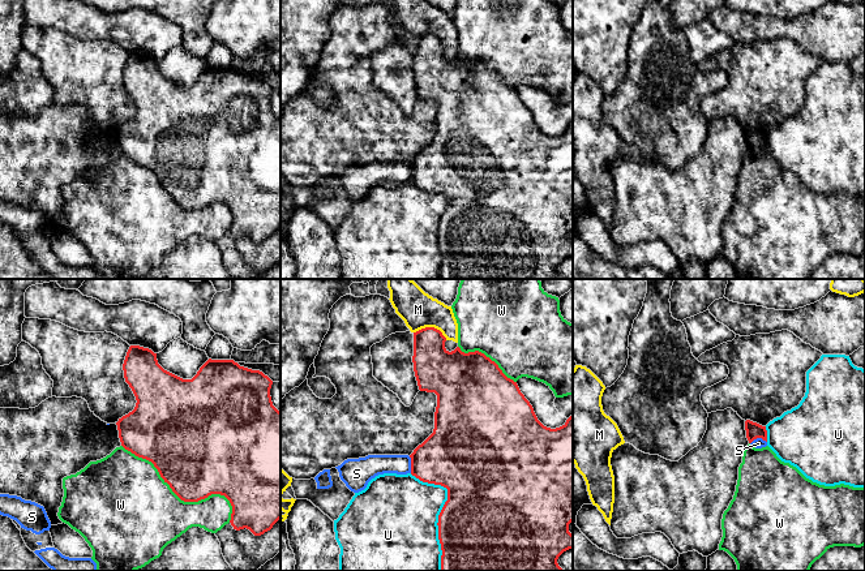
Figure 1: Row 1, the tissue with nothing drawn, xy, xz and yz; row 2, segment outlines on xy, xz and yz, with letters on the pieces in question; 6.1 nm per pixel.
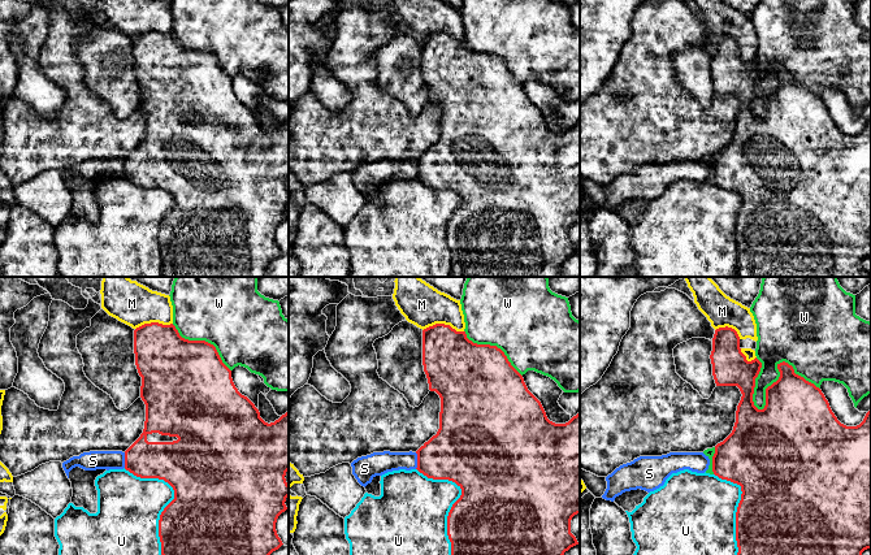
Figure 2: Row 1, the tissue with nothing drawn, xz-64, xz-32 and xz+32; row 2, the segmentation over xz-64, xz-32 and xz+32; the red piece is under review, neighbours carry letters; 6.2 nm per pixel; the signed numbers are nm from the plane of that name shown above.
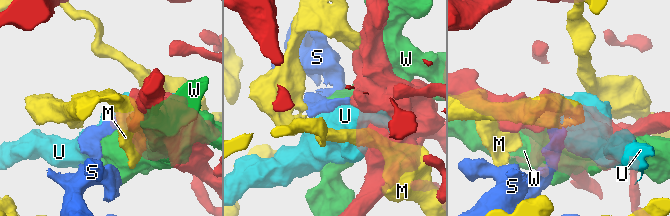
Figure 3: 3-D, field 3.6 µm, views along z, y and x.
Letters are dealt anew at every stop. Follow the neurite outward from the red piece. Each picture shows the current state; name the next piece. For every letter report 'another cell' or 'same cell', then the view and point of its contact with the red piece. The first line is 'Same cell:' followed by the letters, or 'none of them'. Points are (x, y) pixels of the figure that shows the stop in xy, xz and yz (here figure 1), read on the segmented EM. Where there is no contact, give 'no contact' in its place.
Same cell: none of them
M: another cell; contact xz (431, 327)
S: another cell; contact xz (411, 464)
U: another cell; contact xz (441, 511)
W: another cell; contact xy (183, 499)

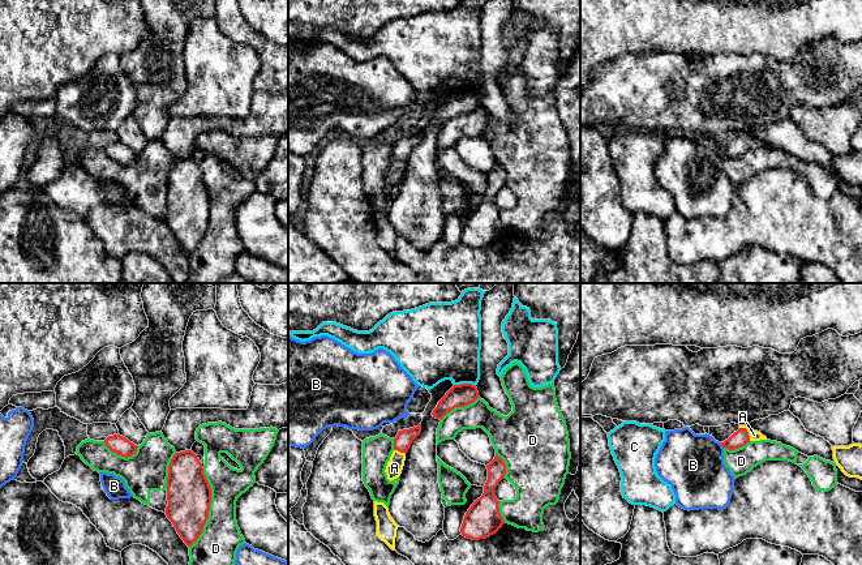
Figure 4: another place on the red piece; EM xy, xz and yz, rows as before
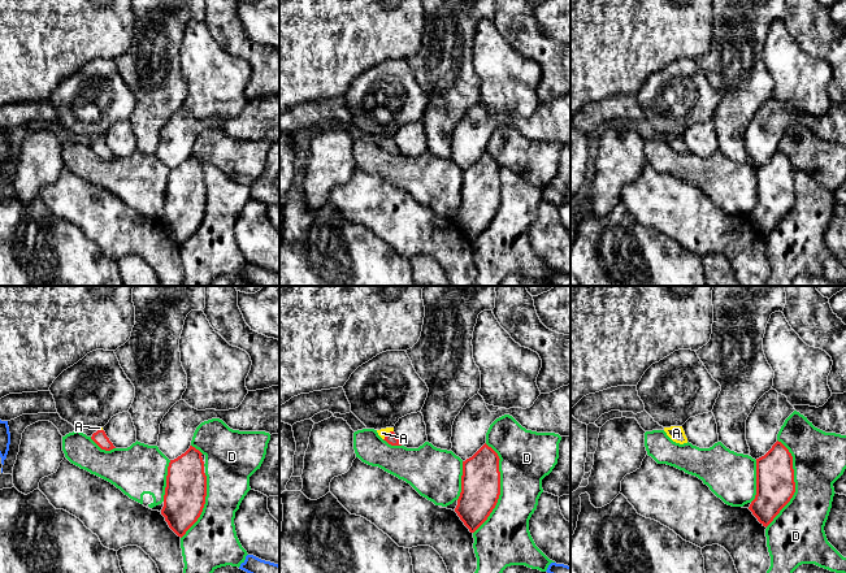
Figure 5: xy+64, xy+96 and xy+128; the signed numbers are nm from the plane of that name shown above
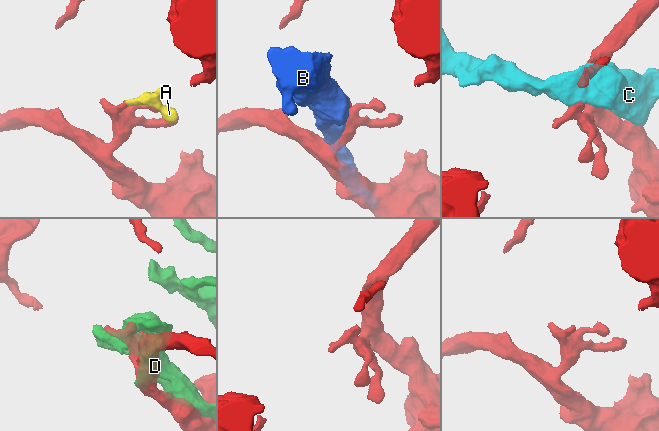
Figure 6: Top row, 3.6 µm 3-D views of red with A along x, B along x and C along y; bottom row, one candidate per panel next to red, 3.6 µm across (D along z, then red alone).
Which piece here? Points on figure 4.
Same cell: A
A: same cell; contact yz (747, 432)
B: another cell; contact yz (721, 444)
C: another cell; contact xz (464, 384)
D: another cell; contact xy (209, 508)

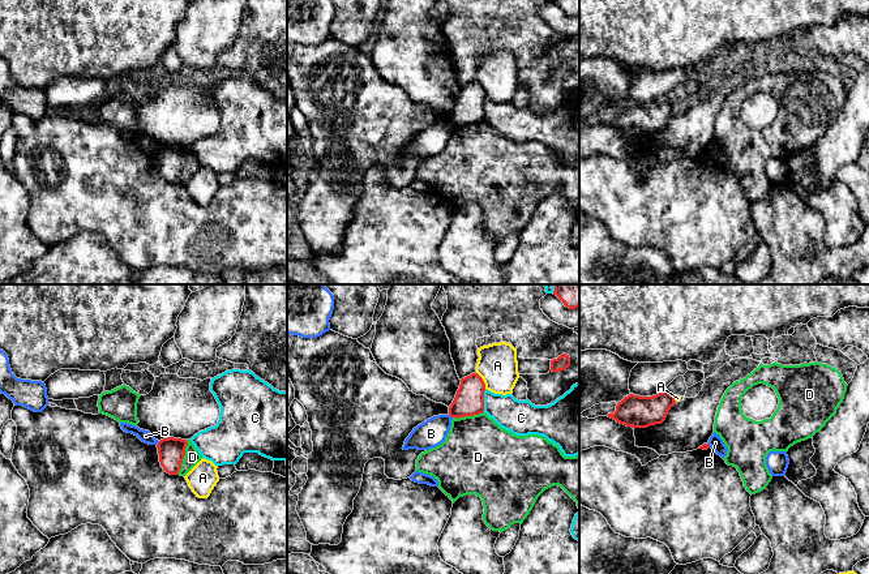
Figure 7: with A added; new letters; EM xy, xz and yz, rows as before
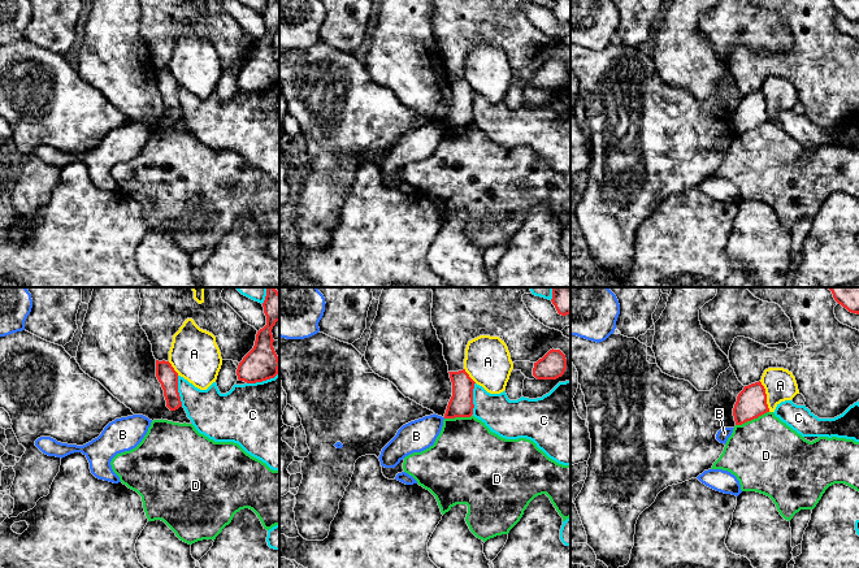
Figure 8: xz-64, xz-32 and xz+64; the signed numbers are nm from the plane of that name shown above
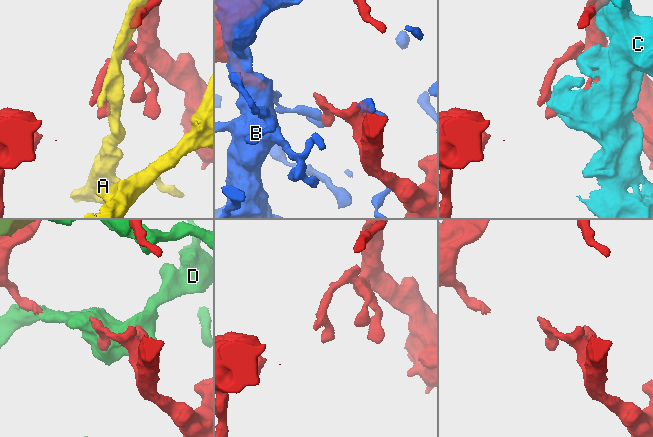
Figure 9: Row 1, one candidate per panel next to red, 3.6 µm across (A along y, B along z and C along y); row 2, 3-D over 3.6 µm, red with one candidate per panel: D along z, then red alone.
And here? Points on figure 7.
Same cell: none of them
A: another cell; contact xz (482, 380)
B: another cell; contact xy (158, 444)
C: another cell; contact xz (483, 401)
D: another cell; contact xy (183, 457)

